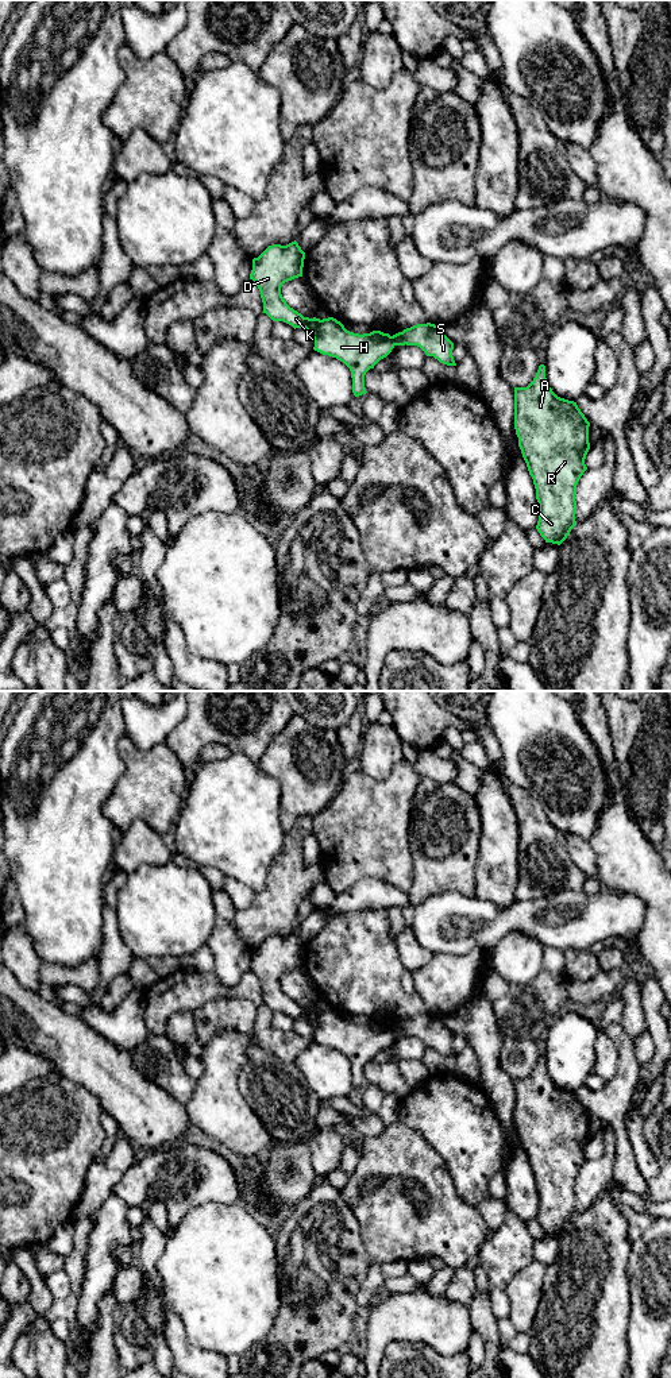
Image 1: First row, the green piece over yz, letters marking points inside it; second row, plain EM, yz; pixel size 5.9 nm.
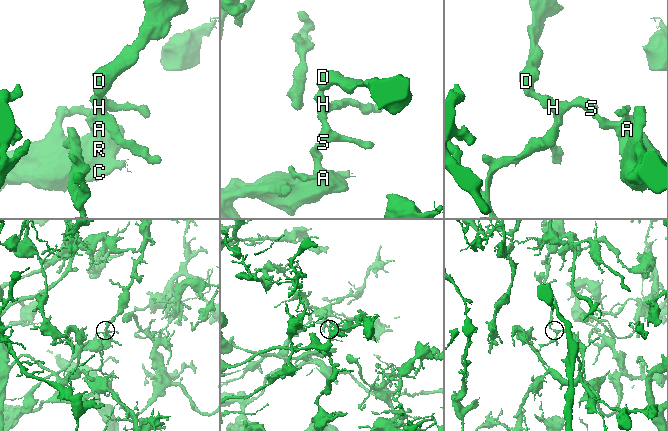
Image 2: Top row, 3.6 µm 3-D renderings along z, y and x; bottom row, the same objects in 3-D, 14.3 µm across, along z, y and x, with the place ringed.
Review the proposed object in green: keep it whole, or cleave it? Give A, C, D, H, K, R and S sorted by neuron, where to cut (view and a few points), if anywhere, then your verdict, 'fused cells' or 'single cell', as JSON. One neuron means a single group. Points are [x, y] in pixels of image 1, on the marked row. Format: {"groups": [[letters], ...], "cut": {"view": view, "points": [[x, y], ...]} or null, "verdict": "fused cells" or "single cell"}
{"groups": [["A", "C", "R", "S"], ["D", "H", "K"]], "cut": {"view": "yz", "points": [[390, 336], [394, 344]]}, "verdict": "fused cells"}

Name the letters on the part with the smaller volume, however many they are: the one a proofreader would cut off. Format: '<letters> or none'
A, C, R, S

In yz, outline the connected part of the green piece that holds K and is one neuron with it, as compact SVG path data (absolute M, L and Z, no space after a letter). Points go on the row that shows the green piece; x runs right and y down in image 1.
M296 240L286 246L269 246L252 259L250 279L261 292L263 313L273 321L284 321L294 329L305 328L313 337L315 351L336 358L350 368L354 395L366 394L365 375L392 352L393 339L381 331L354 333L333 317L309 319L290 308L281 294L281 286L302 277L304 259L305 252Z

